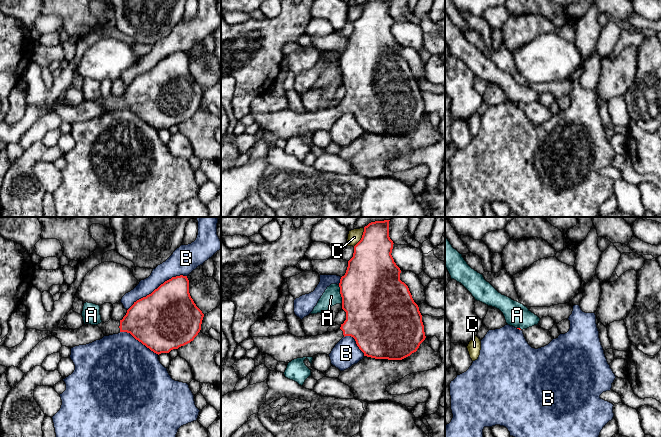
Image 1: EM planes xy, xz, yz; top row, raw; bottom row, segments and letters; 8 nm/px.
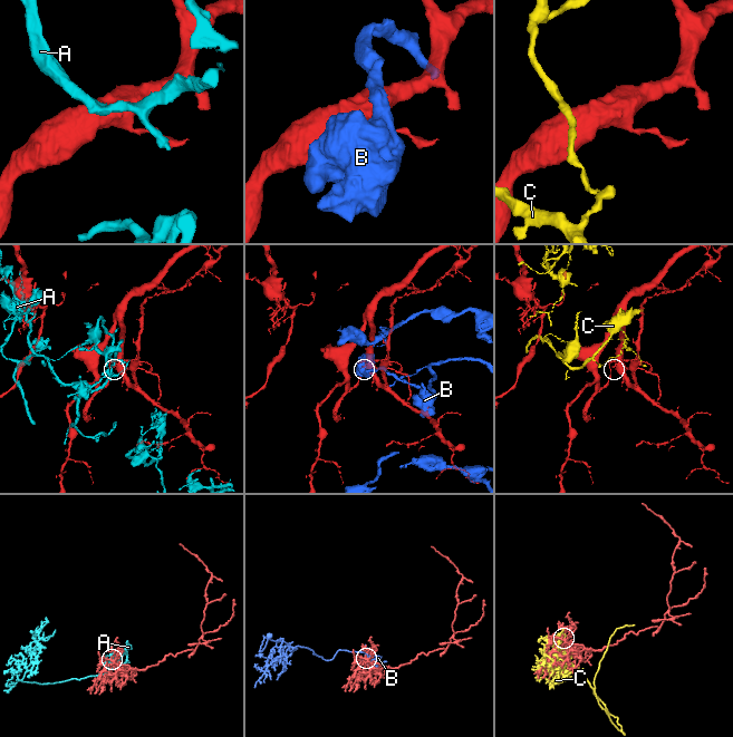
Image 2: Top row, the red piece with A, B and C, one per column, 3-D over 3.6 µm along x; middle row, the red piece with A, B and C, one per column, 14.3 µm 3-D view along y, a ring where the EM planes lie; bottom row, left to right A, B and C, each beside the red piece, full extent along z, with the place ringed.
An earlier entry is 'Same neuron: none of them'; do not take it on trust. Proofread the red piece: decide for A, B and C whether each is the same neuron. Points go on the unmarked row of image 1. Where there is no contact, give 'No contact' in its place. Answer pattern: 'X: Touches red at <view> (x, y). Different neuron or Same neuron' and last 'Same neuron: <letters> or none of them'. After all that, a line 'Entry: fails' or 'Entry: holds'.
A: Touches red at xz (340, 69). Different neuron
B: Touches red at xy (157, 64). Different neuron
C: Touches red at xz (362, 13). Different neuron
Same neuron: none of them
Entry: holds

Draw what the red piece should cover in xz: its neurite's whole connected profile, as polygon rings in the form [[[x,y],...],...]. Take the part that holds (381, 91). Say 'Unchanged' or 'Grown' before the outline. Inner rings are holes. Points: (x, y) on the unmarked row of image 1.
Grown. [[[368,0],[364,3],[362,14],[354,22],[353,33],[348,37],[346,49],[340,55],[346,96],[338,106],[317,112],[296,113],[288,109],[253,113],[255,122],[260,128],[285,139],[317,130],[329,131],[345,112],[355,115],[364,132],[375,135],[402,136],[416,128],[426,114],[422,91],[408,62],[400,56],[401,46],[391,31],[393,20],[389,13],[389,0]]]

